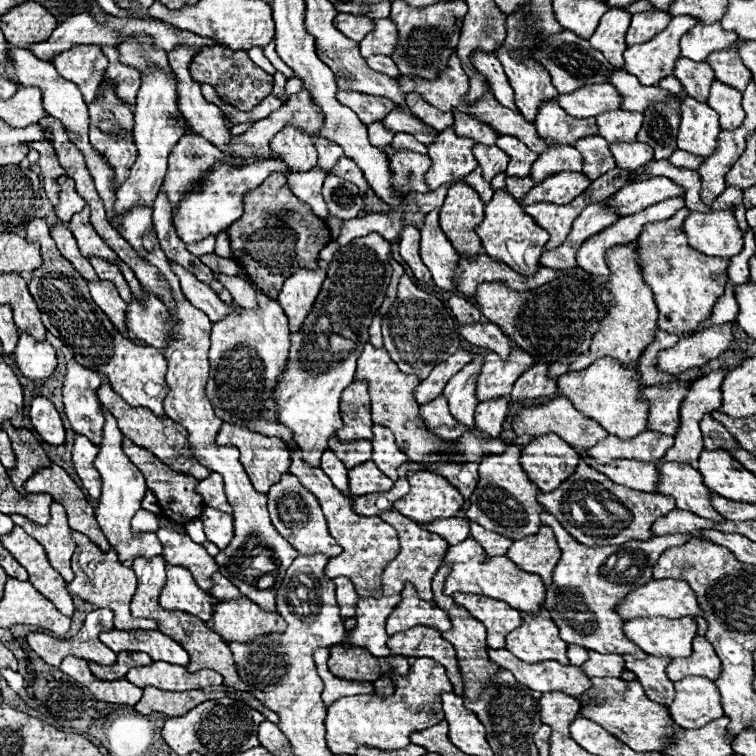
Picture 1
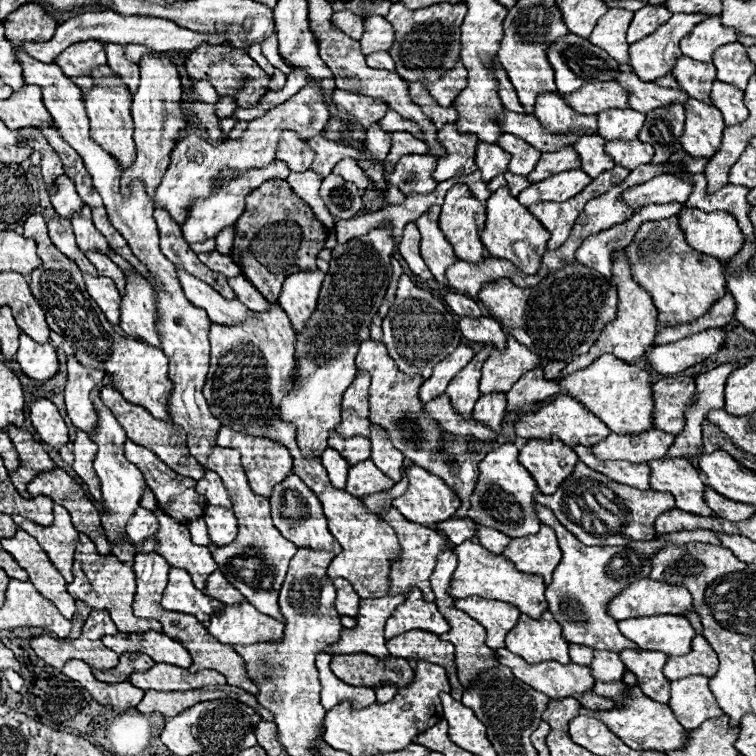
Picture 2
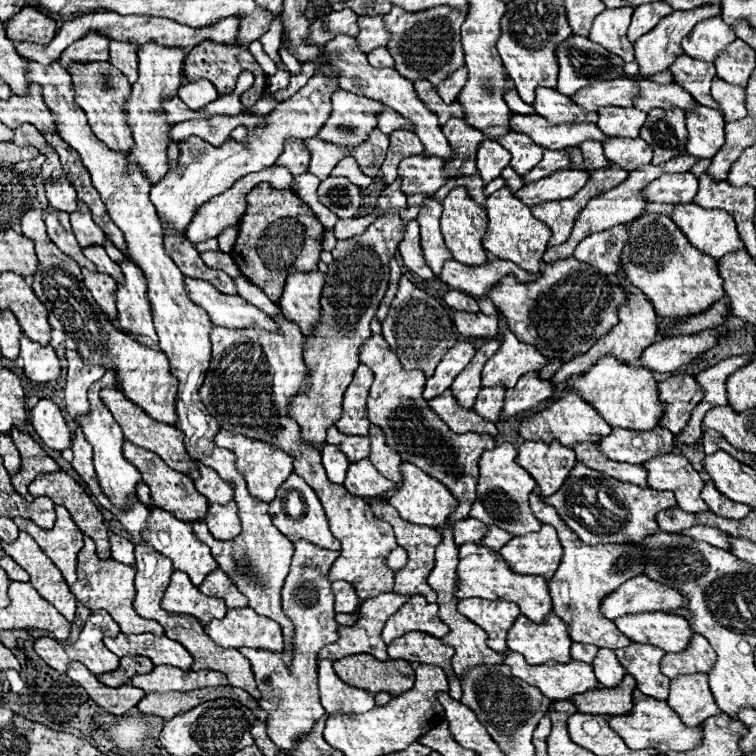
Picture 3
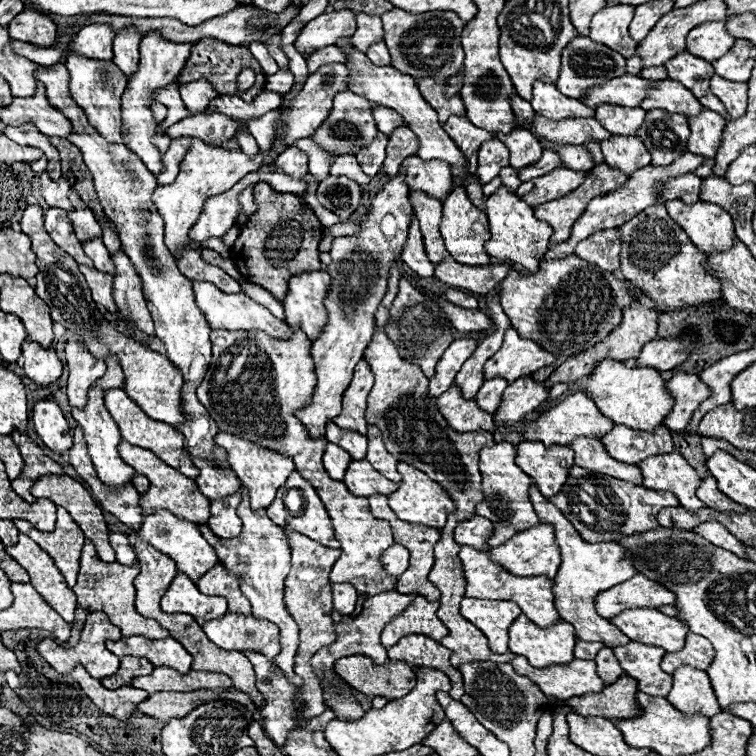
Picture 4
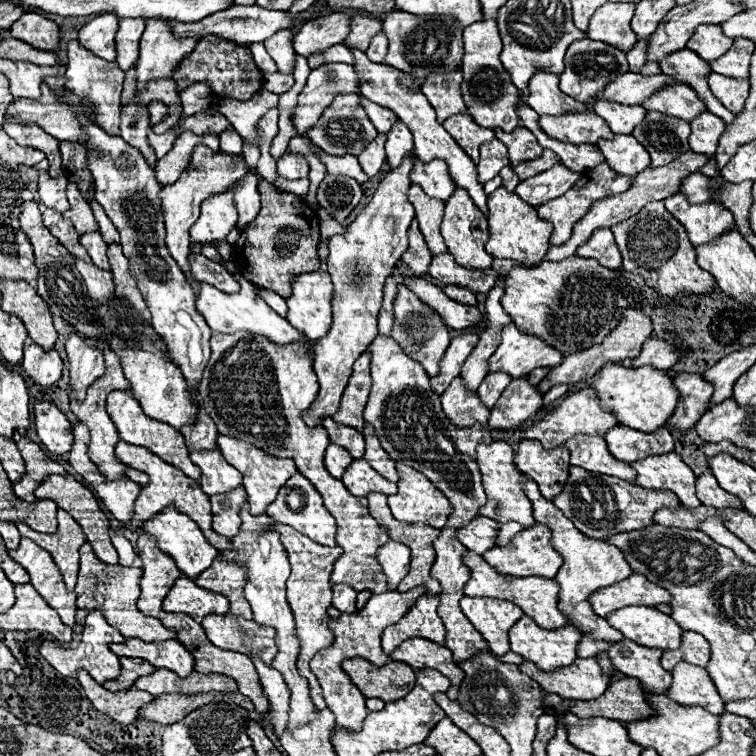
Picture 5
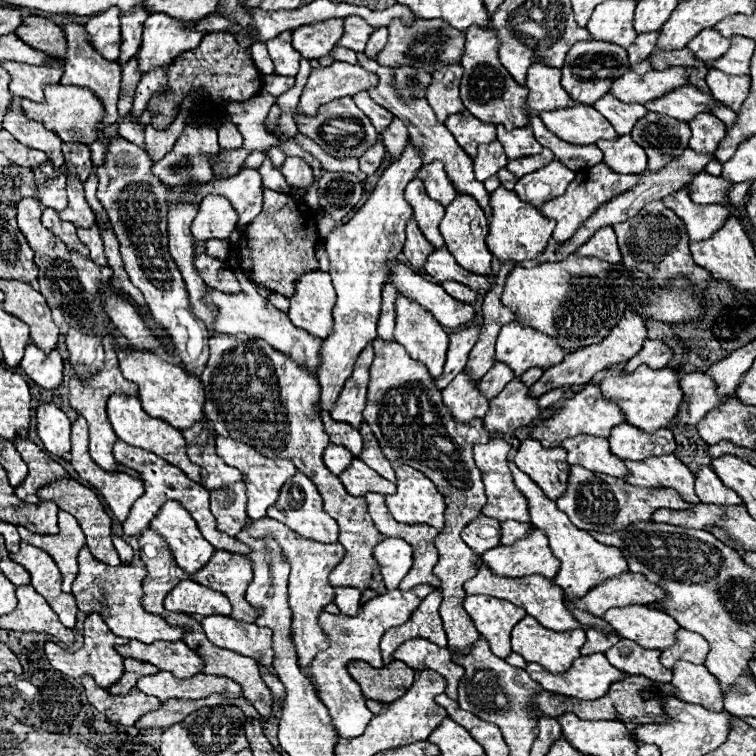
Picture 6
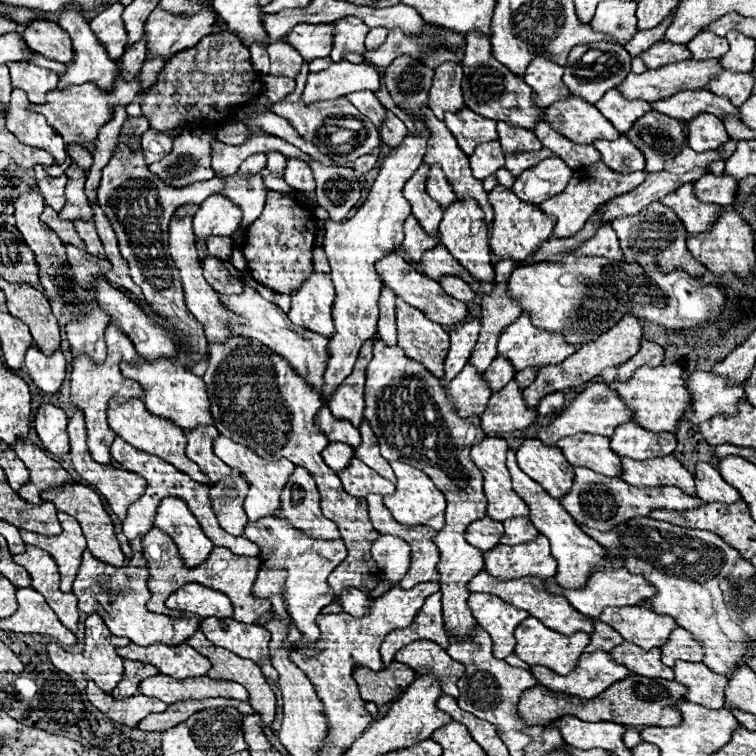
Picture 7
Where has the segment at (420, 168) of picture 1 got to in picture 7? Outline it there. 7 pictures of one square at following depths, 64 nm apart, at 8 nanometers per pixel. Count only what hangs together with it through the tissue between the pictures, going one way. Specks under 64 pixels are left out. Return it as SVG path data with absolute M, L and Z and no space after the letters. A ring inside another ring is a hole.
M432 164L430 166L430 172L428 172L428 178L426 178L426 190L428 194L440 202L442 208L448 208L452 202L456 202L456 194L452 192L452 186L448 184L442 168L438 164Z

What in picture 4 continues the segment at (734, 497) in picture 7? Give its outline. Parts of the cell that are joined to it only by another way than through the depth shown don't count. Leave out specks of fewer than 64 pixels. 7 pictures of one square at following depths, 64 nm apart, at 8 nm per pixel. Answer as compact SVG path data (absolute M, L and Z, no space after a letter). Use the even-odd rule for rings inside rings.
M704 478L696 490L696 496L704 502L704 506L712 508L712 510L718 510L718 512L738 512L738 514L744 514L746 508L744 506L738 506L738 502L726 498L726 494L722 494L714 482L714 478Z

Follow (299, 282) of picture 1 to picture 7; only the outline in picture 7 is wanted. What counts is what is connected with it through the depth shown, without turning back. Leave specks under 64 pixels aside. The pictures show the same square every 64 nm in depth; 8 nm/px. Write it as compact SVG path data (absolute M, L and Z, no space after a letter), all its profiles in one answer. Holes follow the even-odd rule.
M312 272L292 296L292 308L288 318L310 332L330 338L334 334L332 322L334 284L330 274Z

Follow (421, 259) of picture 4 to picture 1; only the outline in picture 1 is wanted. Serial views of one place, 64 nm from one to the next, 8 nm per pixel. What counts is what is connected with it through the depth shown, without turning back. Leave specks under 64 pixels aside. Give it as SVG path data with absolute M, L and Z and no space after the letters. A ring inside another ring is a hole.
M406 226L402 230L400 236L400 256L404 258L404 262L410 266L412 274L422 280L422 282L430 282L432 276L428 272L428 268L422 264L420 260L420 252L418 252L418 244L420 244L420 232L414 226Z

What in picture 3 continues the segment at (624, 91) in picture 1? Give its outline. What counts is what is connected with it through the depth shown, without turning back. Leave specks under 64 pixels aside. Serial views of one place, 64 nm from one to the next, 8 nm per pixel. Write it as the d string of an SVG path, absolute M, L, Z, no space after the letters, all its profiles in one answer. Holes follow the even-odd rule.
M632 76L634 80L638 80L640 84L640 96L634 100L634 106L638 110L652 110L652 108L664 108L664 110L674 110L680 108L684 112L694 110L694 106L698 106L694 102L694 98L690 98L690 94L686 94L686 90L682 90L682 86L678 84L658 84L658 82L650 82L646 78L640 76Z

